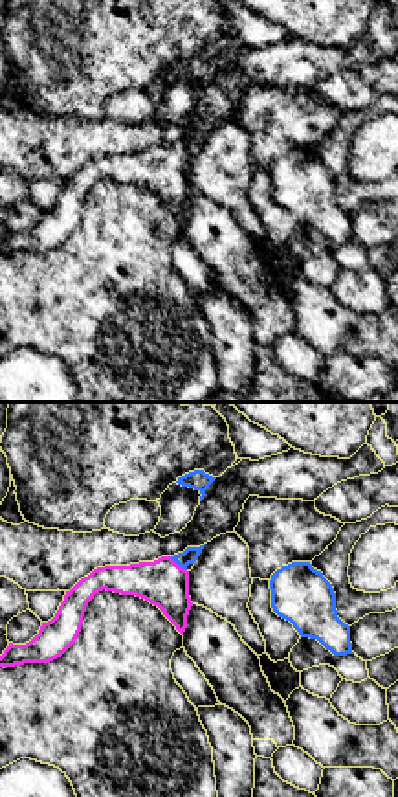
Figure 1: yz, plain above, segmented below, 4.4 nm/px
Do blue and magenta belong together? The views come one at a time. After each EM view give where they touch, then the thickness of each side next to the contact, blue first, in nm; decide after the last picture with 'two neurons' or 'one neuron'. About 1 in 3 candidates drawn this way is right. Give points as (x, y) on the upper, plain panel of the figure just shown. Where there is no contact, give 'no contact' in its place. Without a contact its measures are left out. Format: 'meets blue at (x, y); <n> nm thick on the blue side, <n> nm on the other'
meets blue at (178, 153); 70 nm thick on the blue side, 200 nm on the other

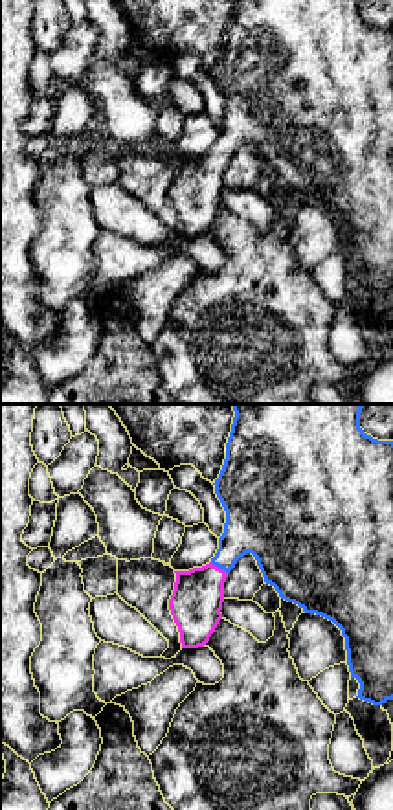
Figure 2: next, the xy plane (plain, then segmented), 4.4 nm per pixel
meets blue at (219, 155); 280 nm thick on the blue side, 220 nm on the other

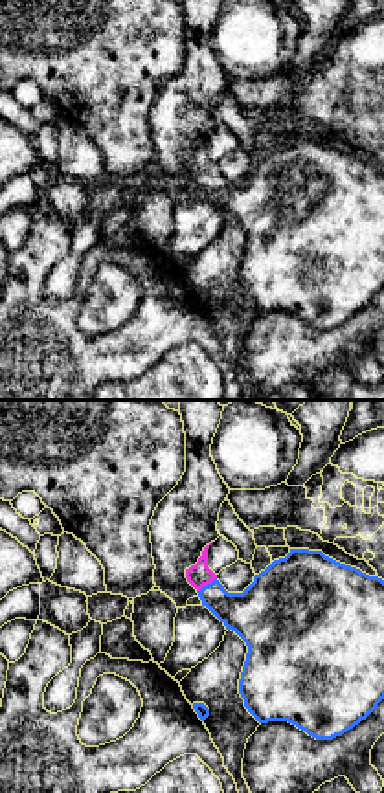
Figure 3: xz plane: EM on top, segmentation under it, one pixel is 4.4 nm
meets blue at (208, 173); 240 nm thick on the blue side, 110 nm on the other

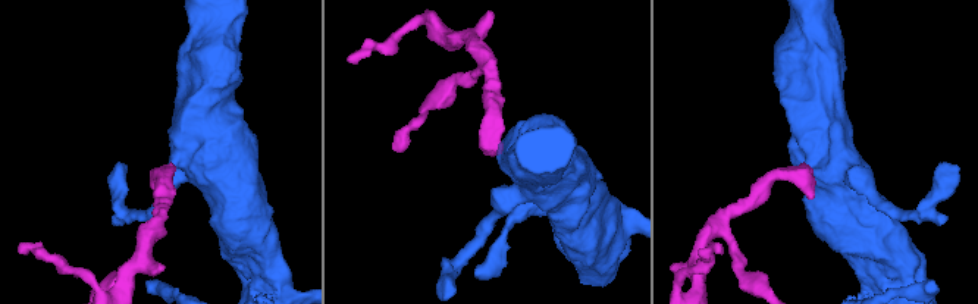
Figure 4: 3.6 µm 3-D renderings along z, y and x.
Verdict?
one neuron

